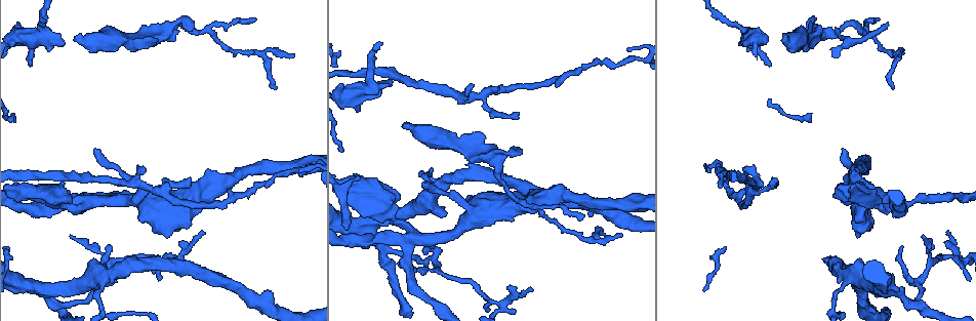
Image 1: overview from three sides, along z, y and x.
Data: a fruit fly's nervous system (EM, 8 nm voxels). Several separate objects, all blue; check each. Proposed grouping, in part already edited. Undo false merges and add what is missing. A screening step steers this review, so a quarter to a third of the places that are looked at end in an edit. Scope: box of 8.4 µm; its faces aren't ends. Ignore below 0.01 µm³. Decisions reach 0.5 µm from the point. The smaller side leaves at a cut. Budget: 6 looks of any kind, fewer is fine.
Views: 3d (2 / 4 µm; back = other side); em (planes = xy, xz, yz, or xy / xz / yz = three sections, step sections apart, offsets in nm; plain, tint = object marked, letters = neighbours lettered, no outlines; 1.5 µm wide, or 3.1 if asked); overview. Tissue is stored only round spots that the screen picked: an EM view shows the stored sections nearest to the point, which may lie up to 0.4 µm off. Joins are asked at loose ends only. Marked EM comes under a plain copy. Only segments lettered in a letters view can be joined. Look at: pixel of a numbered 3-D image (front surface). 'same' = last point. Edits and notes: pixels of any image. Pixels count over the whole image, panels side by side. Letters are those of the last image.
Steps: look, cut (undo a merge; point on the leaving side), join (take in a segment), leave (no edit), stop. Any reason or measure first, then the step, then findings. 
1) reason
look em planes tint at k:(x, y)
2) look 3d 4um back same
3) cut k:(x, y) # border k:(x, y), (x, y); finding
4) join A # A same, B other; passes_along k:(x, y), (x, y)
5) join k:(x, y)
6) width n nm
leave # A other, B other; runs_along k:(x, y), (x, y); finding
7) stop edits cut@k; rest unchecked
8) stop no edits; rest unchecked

look em planes letters at 1:(402, 126)

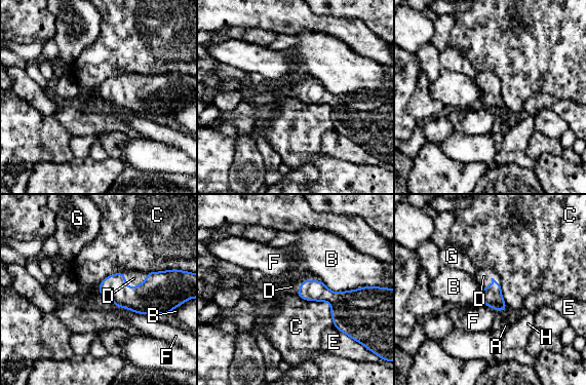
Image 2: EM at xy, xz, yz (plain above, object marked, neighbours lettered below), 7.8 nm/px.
join D # A other, B other, C other, D same, E other, F other, G other, H other; it goes on there

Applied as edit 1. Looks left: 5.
narrows sharply
look em planes letters at 1:(82, 205)

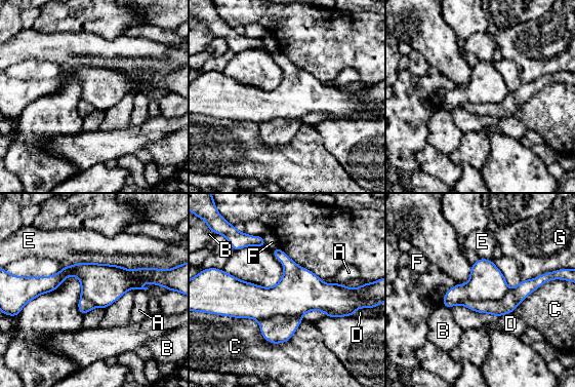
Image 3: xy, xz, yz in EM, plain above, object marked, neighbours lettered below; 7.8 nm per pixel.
cut 3:(514, 297) # A other, B other, C other, D other, E other, F other, G other; border 3:(508, 288), (498, 299), (458, 303); two cells meet here

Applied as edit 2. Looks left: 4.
redraw
look overview

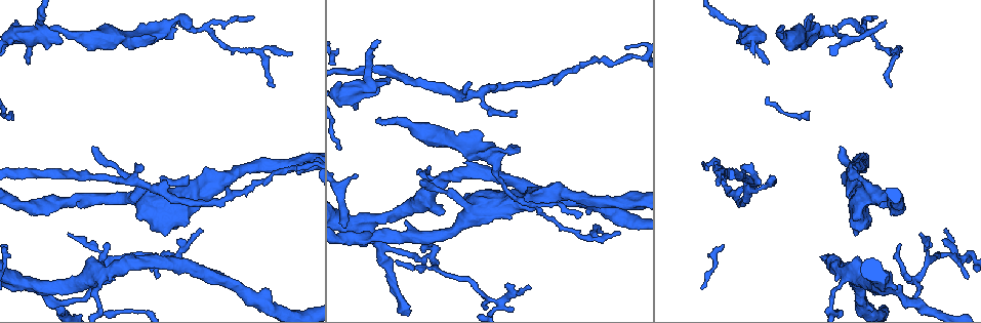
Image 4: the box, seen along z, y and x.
an open end
look em planes tint at 4:(188, 176)

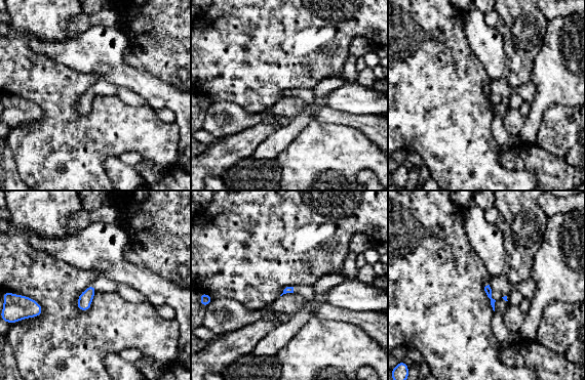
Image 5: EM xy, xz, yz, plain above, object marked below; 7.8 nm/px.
what lies round it
look em planes letters same

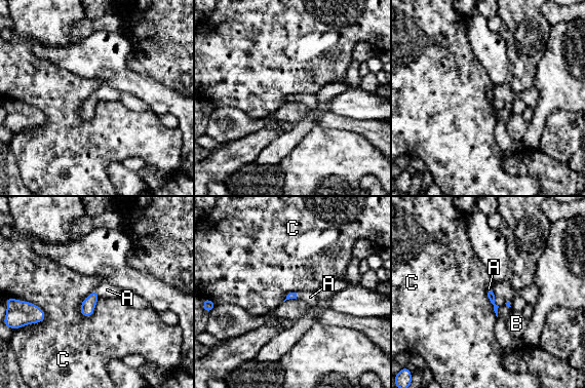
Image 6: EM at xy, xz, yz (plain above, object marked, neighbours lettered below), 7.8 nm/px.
join A # A same, B other, C other; it goes on there

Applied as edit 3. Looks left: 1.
stop edits join@2, cut@3, join@6; rest unchecked

